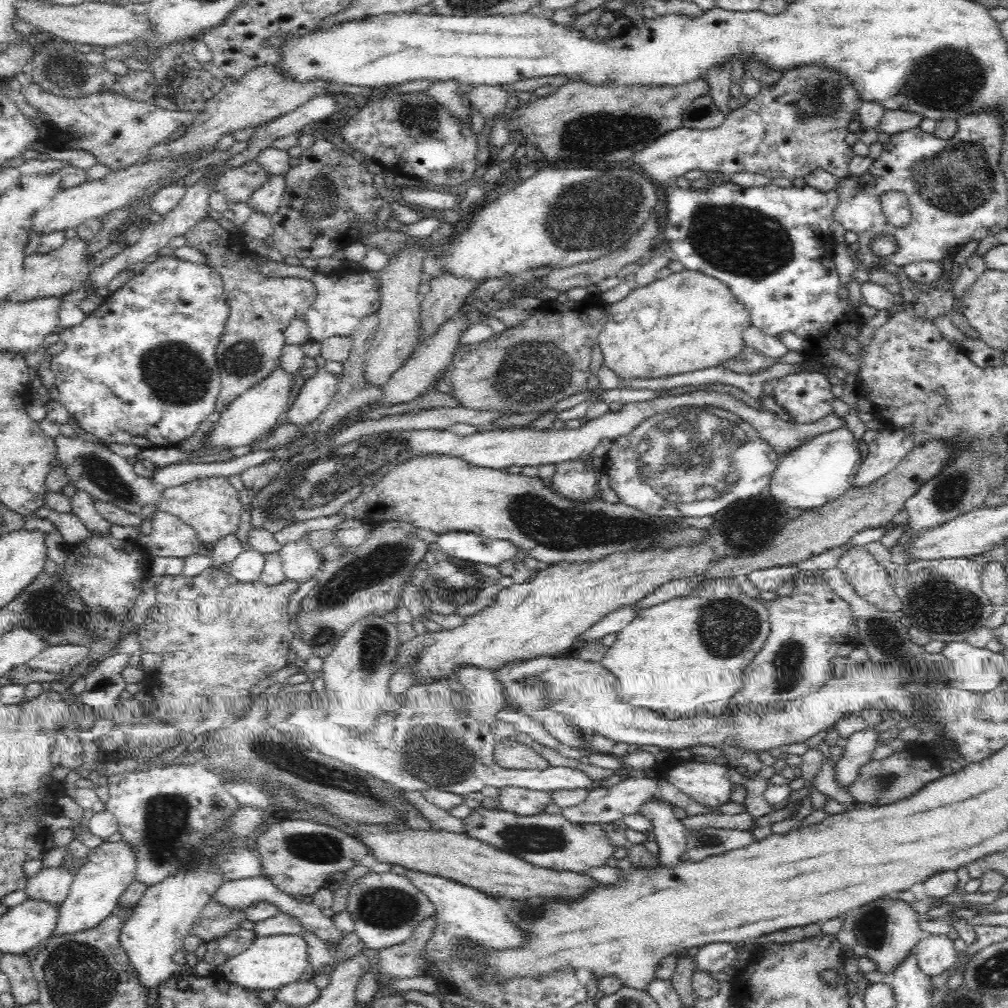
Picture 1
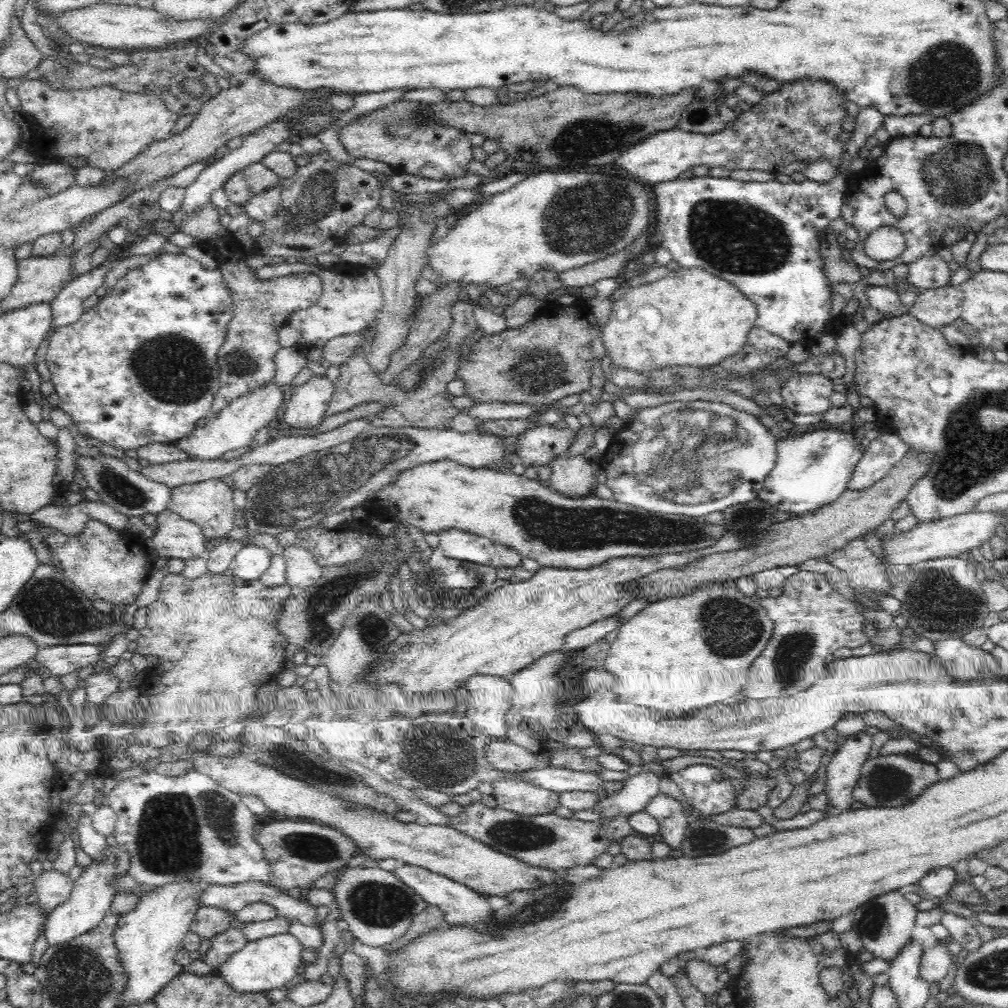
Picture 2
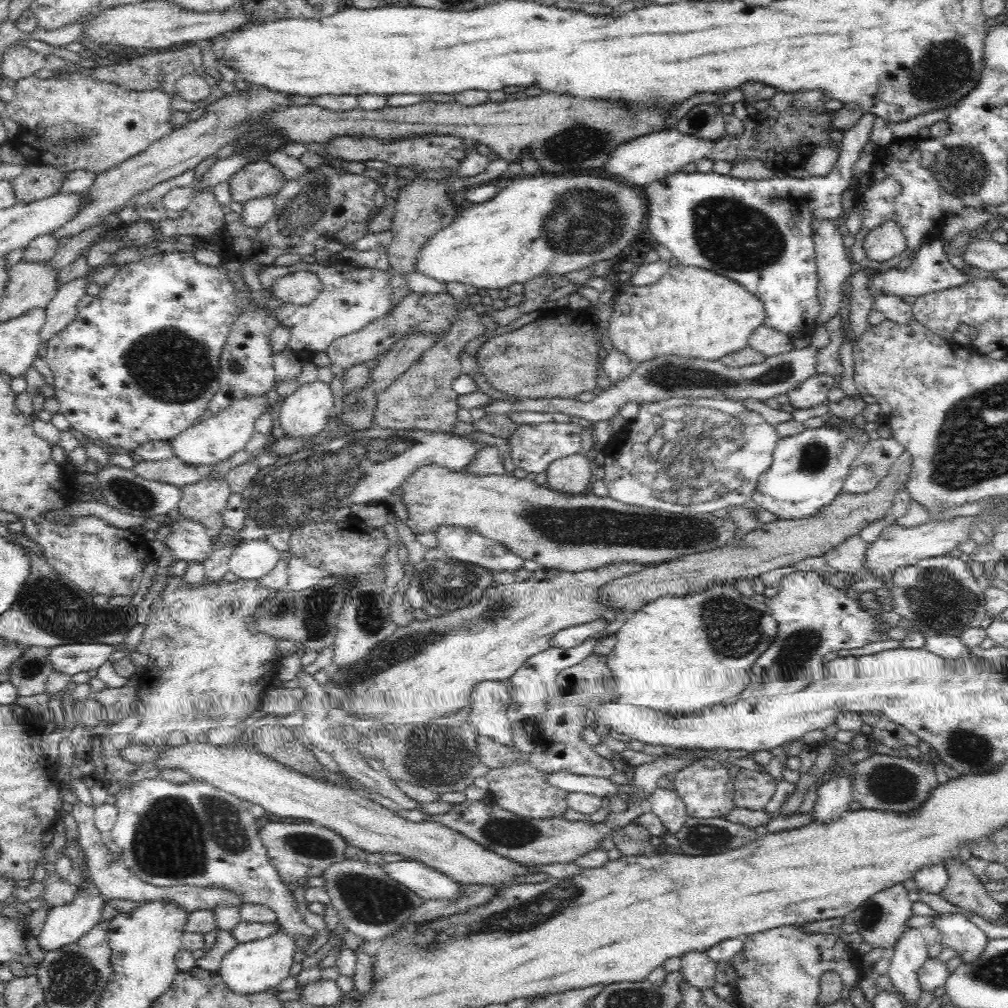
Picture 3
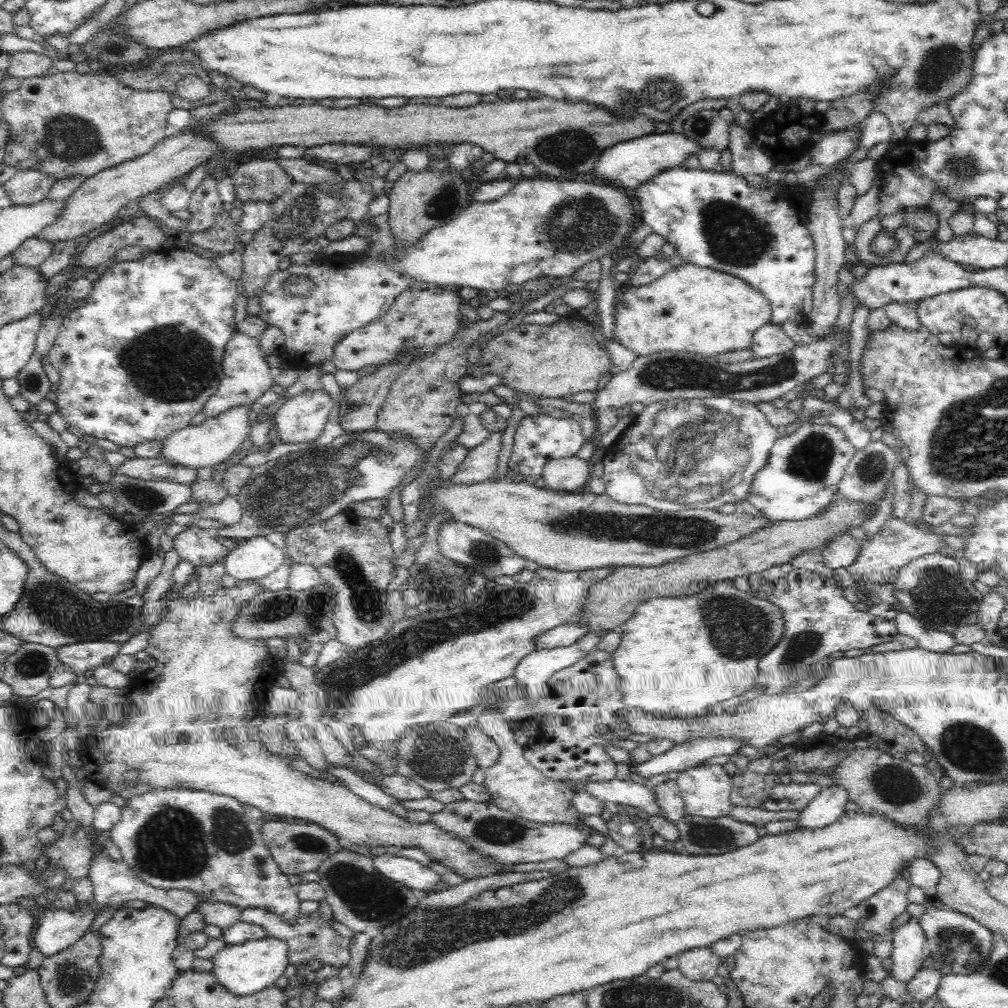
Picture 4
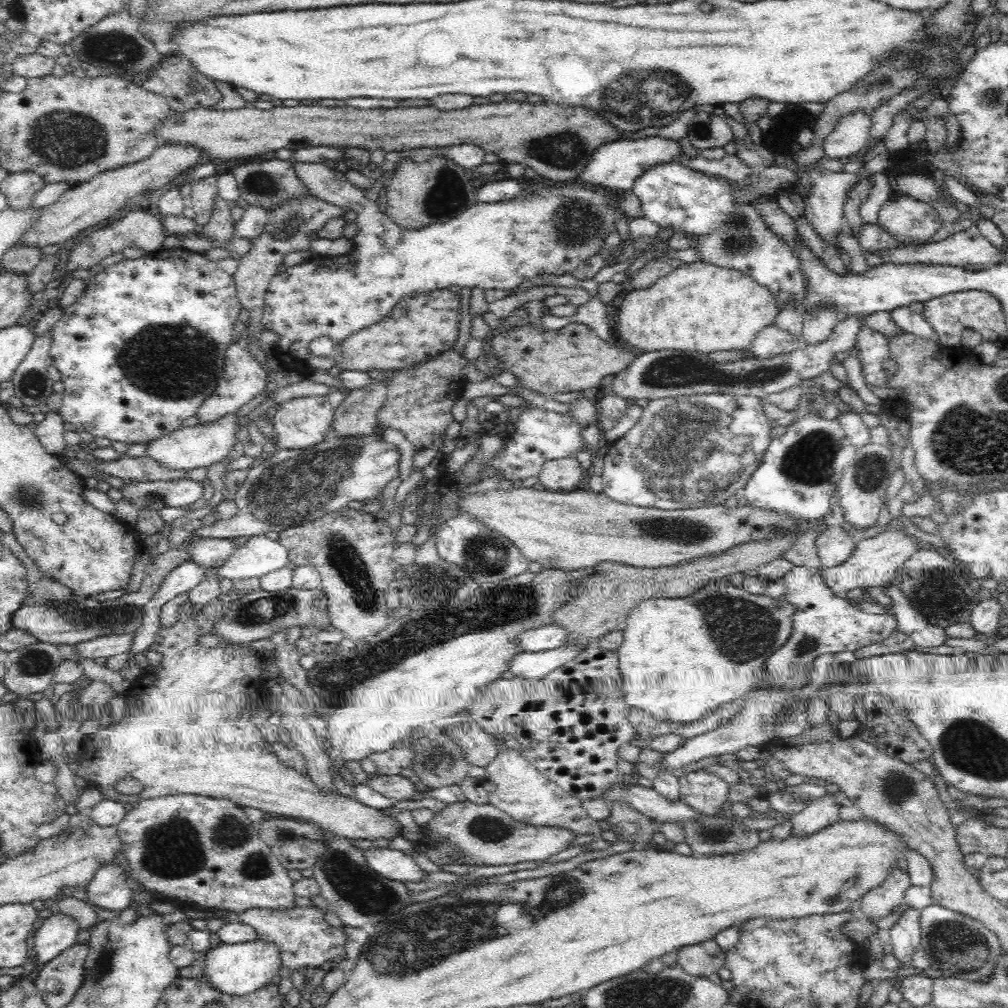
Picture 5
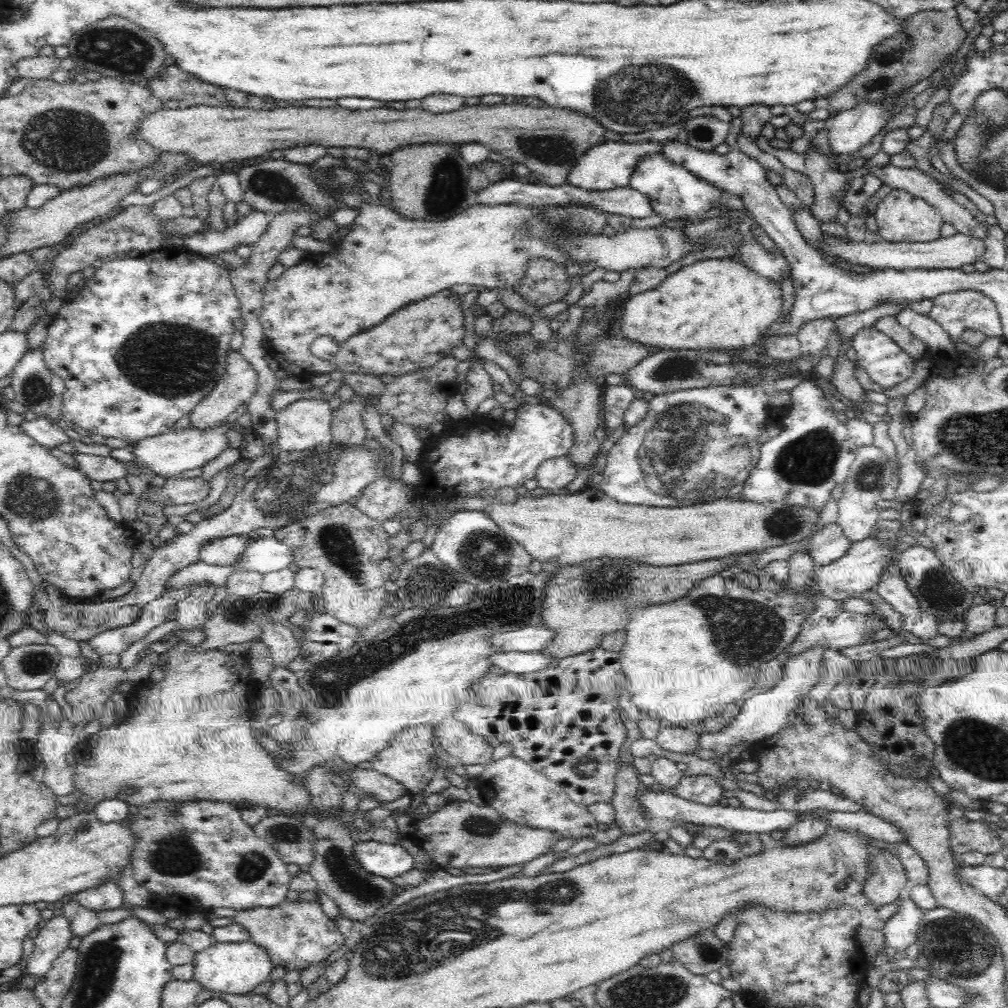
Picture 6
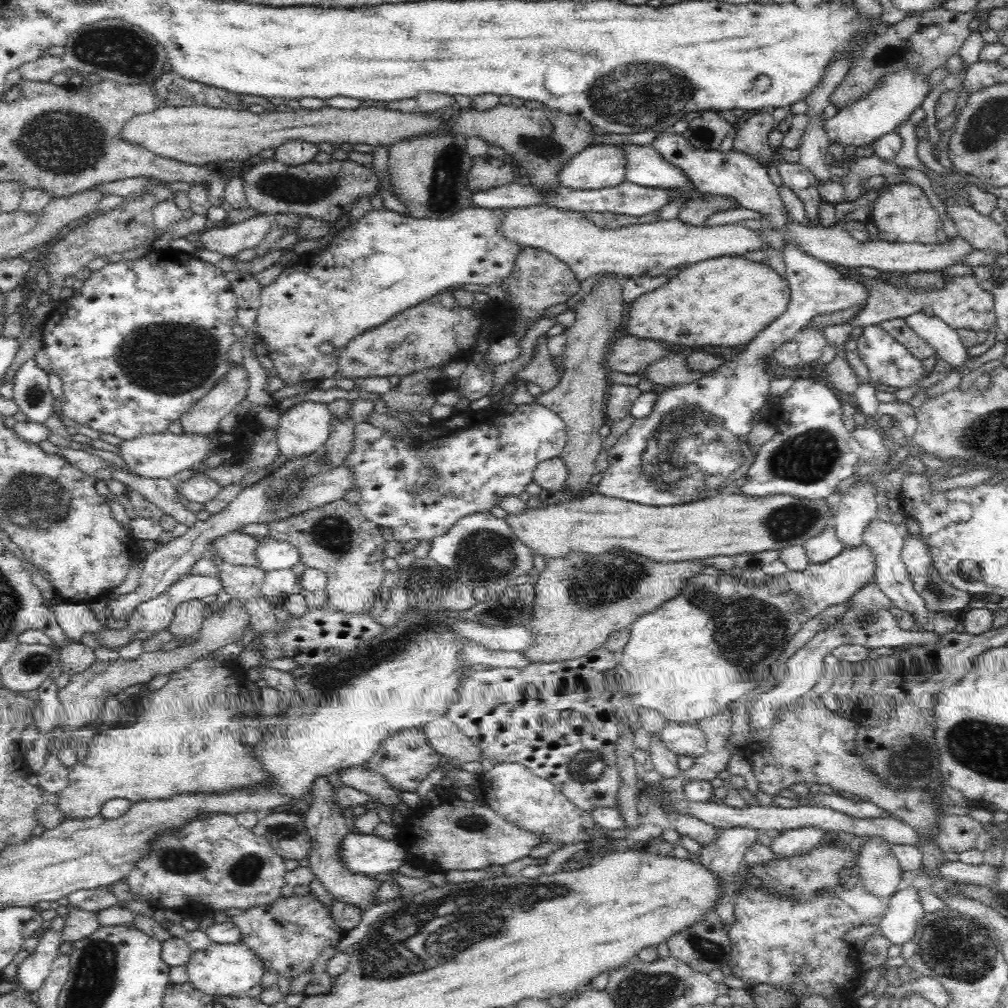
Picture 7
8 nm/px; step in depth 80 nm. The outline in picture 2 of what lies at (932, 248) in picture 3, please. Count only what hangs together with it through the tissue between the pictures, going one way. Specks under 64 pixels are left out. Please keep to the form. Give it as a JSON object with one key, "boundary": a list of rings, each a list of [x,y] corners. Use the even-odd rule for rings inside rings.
{"boundary":[[[938,254],[924,256],[908,265],[908,280],[912,286],[923,289],[942,288],[953,276],[946,262]]]}

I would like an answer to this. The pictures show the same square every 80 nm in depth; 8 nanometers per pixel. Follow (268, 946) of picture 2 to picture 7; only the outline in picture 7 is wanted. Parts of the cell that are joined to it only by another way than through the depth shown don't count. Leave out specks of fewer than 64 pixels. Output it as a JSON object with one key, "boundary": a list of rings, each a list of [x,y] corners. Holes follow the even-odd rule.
{"boundary":[[[240,942],[235,944],[212,943],[208,948],[195,951],[188,961],[187,971],[190,984],[193,984],[200,992],[222,997],[245,995],[256,984],[260,984],[266,970],[262,959]]]}

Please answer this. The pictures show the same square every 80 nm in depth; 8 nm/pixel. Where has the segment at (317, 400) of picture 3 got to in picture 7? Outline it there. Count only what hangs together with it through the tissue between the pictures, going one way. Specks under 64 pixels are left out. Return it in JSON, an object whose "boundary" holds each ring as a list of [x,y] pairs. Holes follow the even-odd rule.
{"boundary":[[[300,401],[280,414],[276,428],[281,460],[320,451],[331,431],[333,415],[326,403]]]}

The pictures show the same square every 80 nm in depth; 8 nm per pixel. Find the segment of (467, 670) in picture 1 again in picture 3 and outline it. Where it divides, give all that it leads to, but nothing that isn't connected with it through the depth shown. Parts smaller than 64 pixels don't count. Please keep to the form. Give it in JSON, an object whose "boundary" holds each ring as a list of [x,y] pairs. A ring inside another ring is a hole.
{"boundary":[[[484,680],[477,683],[471,689],[471,704],[468,718],[478,728],[478,734],[496,741],[504,746],[514,746],[510,724],[508,723],[506,710],[513,705],[513,691],[502,681]]]}

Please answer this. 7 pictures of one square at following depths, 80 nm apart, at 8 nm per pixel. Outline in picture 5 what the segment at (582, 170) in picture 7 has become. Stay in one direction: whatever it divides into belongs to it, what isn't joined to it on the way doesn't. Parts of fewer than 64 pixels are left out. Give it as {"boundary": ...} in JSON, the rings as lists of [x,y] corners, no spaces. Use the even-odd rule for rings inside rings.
{"boundary":[[[659,135],[619,140],[597,148],[584,168],[584,172],[580,174],[579,178],[576,178],[575,183],[614,192],[633,191],[636,180],[640,176],[644,176],[644,172],[648,172],[648,169],[662,163],[678,161],[682,154],[678,140]]]}

